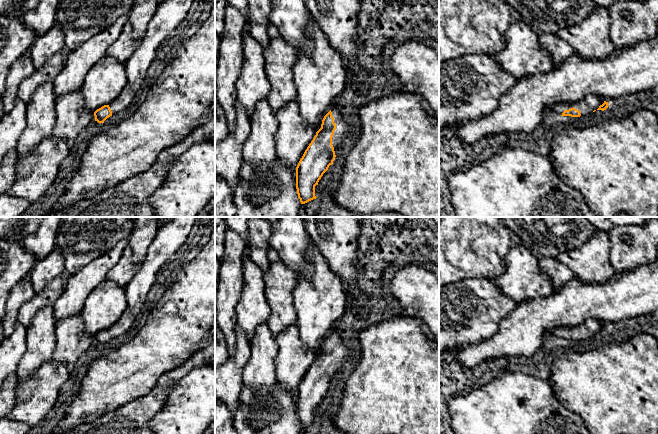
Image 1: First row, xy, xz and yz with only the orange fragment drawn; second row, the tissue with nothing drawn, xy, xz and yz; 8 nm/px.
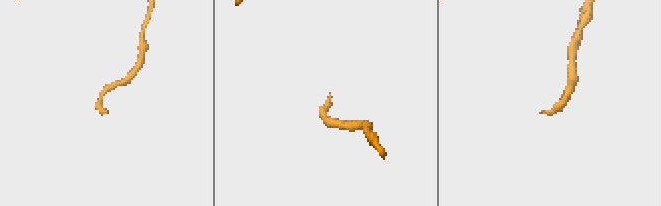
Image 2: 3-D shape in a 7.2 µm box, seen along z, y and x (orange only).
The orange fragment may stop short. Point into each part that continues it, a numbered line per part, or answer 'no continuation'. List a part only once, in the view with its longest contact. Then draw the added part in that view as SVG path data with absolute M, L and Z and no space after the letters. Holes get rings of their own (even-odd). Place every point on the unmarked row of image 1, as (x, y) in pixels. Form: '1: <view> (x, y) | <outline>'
1: xz (341, 356) | M338 325L331 333L332 340L334 341L334 347L336 349L336 353L332 361L334 375L337 375L341 367L349 360L349 350L343 343L341 331L342 327L341 325Z

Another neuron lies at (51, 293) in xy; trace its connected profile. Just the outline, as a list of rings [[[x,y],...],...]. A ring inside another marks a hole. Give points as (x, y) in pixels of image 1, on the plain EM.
[[[65,275],[53,279],[41,292],[23,303],[18,312],[18,321],[27,328],[41,308],[54,305],[60,298],[64,291],[65,281]]]

